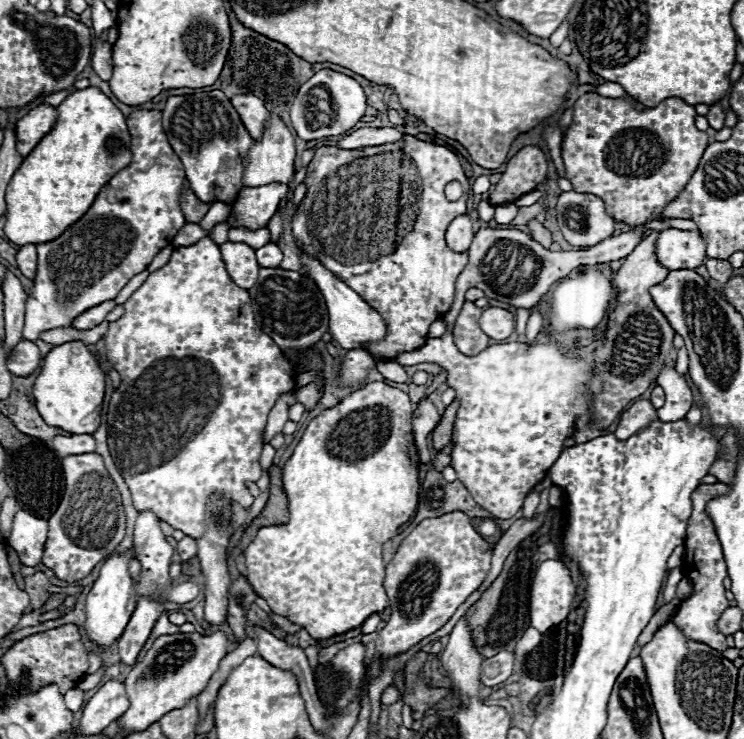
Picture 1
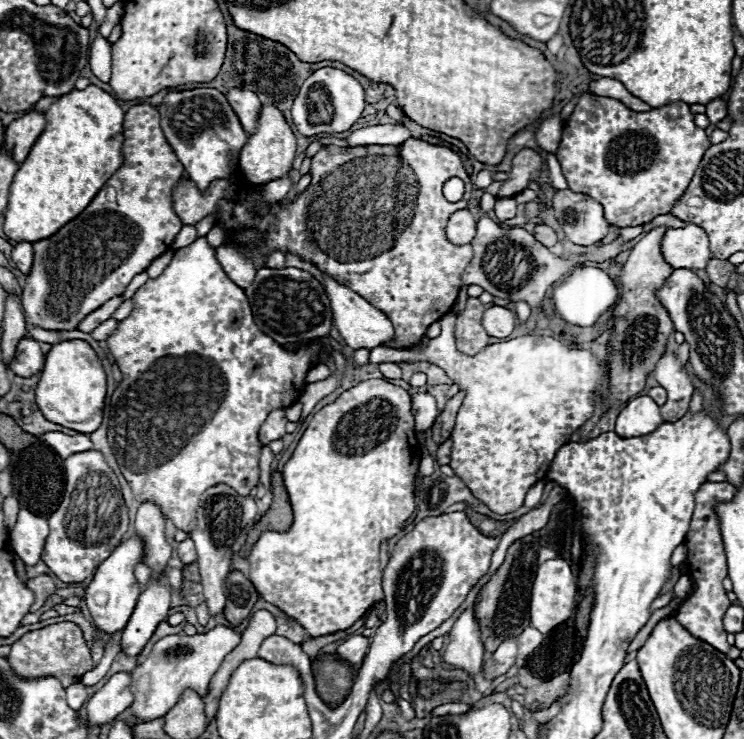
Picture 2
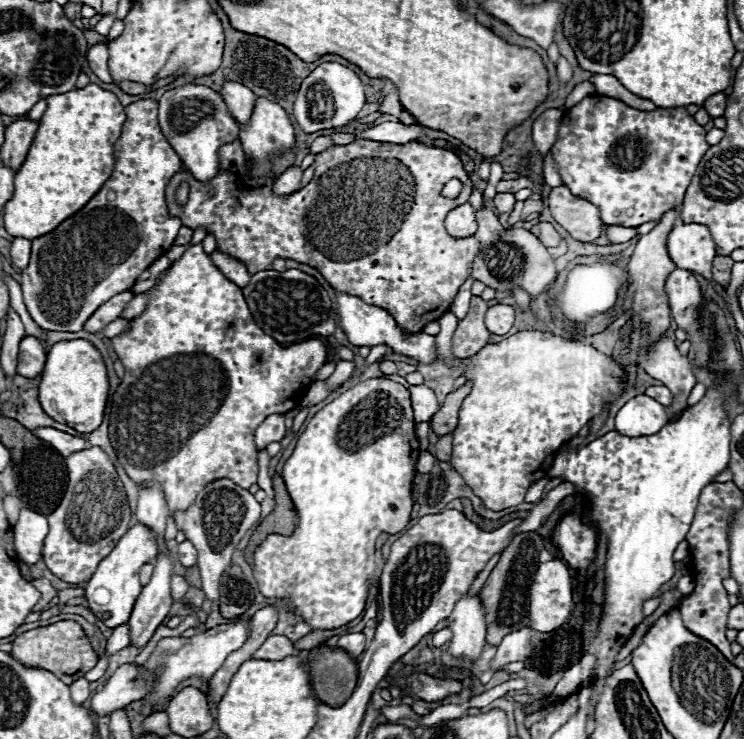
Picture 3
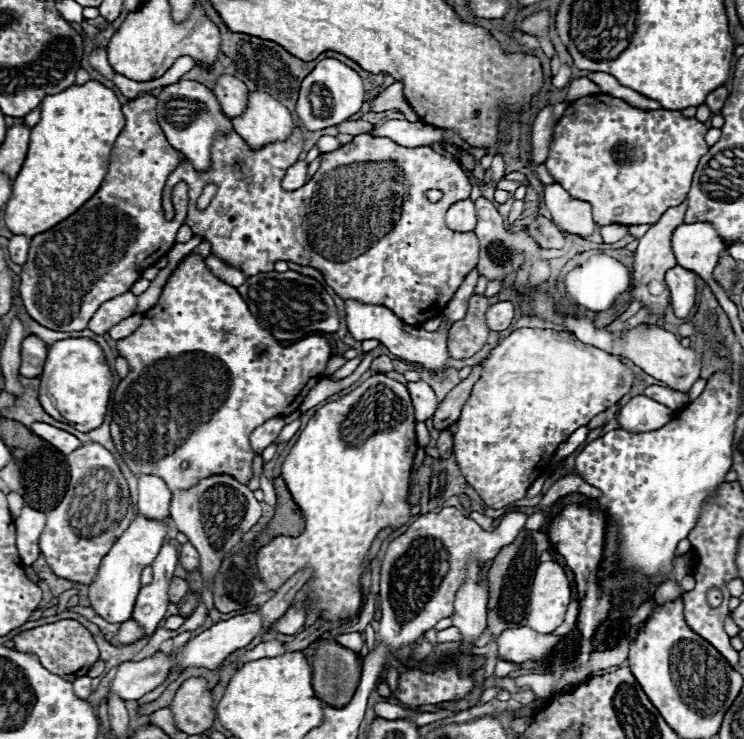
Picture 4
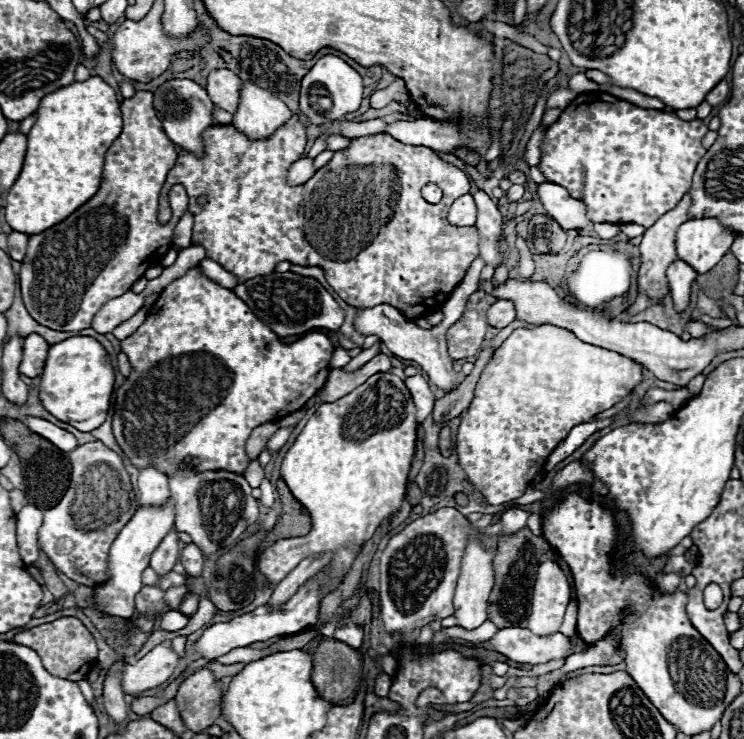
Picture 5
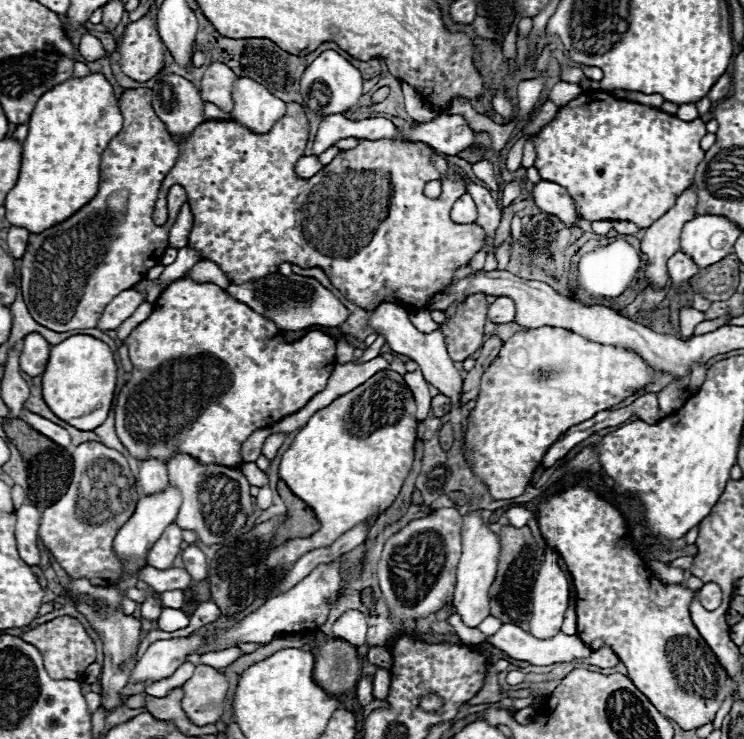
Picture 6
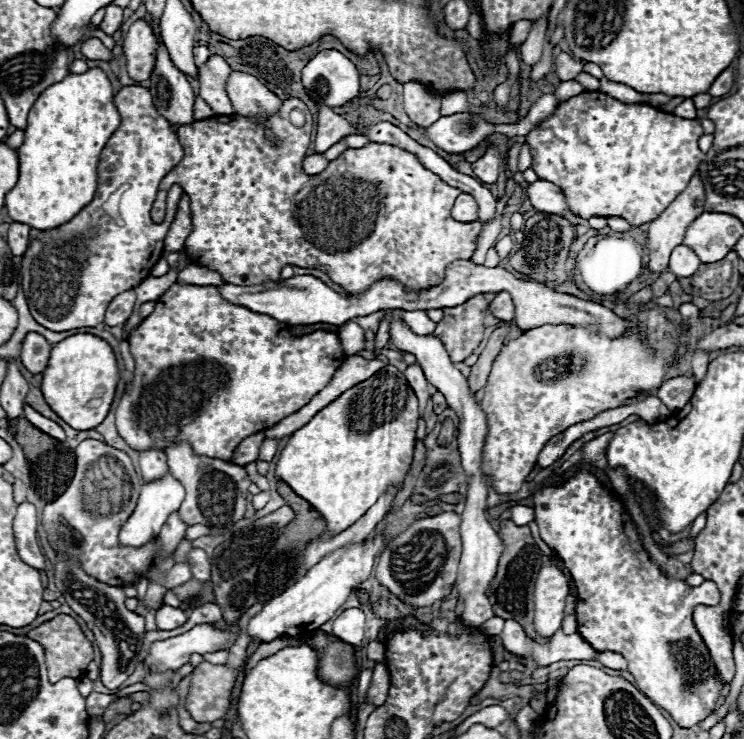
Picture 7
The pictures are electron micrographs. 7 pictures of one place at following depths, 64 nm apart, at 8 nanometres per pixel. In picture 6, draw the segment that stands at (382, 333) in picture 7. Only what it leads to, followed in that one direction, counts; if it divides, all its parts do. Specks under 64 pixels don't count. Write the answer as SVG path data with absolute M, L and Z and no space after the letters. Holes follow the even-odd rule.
M378 336L376 338L376 342L372 344L372 346L368 346L366 350L364 350L364 354L356 360L356 362L368 362L368 360L372 360L372 358L376 358L378 354L380 354L380 348L384 346L384 336Z

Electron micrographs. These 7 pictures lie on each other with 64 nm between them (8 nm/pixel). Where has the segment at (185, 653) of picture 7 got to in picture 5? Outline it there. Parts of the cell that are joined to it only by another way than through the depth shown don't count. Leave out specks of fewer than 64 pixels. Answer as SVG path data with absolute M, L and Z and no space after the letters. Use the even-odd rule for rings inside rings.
M158 644L154 650L150 650L138 662L126 664L122 678L120 678L124 694L136 698L146 690L152 690L152 688L164 684L172 676L178 660L180 658L178 658L178 654L172 652L172 648Z

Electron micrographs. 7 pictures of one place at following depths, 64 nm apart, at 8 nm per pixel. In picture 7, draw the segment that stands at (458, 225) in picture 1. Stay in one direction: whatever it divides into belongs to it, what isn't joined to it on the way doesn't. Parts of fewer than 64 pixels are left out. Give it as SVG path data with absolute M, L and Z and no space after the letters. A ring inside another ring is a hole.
M462 192L458 198L456 198L456 204L452 208L452 218L456 218L458 222L476 222L478 220L478 204L476 200Z

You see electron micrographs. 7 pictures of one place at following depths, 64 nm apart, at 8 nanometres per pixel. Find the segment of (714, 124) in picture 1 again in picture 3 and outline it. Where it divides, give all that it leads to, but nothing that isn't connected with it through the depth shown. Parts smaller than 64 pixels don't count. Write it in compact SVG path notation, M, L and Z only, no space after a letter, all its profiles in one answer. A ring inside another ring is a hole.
M720 92L720 94L710 96L710 98L704 102L704 108L706 108L706 112L710 114L710 118L720 118L720 116L724 116L724 110L726 110L726 94Z

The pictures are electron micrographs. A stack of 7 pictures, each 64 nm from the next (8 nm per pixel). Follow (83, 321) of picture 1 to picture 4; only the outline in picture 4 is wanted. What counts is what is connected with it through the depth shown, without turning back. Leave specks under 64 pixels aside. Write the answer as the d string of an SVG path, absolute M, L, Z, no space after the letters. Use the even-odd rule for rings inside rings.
M132 292L120 294L98 308L98 312L92 316L88 324L88 330L92 330L94 334L106 334L114 324L132 316L134 308L136 308L136 296Z

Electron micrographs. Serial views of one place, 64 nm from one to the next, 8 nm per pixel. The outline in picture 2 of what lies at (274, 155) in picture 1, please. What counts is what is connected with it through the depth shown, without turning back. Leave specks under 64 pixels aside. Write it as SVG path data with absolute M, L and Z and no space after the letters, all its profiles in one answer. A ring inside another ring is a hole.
M274 106L262 108L258 128L254 134L248 136L248 142L242 148L240 156L242 156L242 174L248 182L272 182L284 178L292 170L292 160L296 156L296 138L278 108Z

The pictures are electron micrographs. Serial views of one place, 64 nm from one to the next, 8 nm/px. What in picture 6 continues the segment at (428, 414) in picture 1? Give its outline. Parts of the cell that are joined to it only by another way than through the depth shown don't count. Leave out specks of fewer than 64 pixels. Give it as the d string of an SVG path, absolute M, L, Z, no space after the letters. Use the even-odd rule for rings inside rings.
M420 370L408 372L408 374L404 376L404 380L406 380L408 388L412 390L414 400L416 400L416 404L418 404L416 418L418 418L418 420L424 420L424 418L428 416L428 412L430 412L430 400L432 400L432 396L430 396L430 392L428 392L428 382L424 380L424 376L422 376Z

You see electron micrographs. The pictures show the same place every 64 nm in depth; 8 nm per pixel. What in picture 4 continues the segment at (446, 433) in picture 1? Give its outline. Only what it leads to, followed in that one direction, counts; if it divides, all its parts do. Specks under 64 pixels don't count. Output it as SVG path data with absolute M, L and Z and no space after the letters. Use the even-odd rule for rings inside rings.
M476 364L472 374L466 380L462 380L454 390L450 390L446 394L446 398L440 402L440 408L436 410L436 414L432 418L436 430L448 430L460 418L462 406L468 400L474 382L480 378L480 370L482 370L482 364Z

